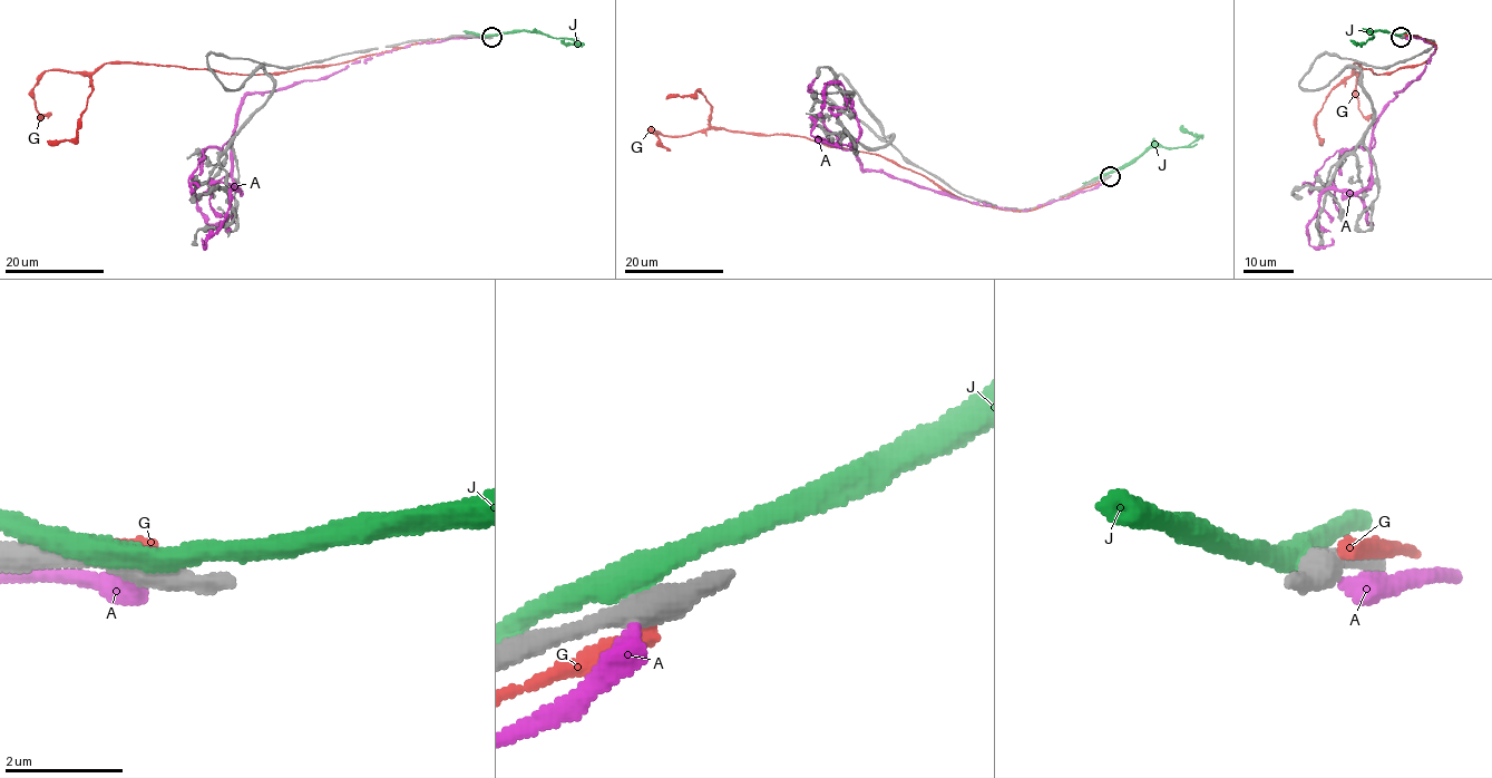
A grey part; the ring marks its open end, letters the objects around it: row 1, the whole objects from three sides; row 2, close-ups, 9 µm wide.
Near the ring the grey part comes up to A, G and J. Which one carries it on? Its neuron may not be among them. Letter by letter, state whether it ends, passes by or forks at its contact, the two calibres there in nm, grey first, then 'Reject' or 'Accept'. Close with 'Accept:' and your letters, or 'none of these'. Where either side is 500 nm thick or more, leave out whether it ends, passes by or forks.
A: It ends there. Thickness 440 nm (grey) against 400 nm. Reject
G: It ends there. Thickness 440 nm (grey) against 360 nm. Reject
J: It passes by. Thickness 440 nm (grey) against 400 nm. Reject
Accept: none of these

